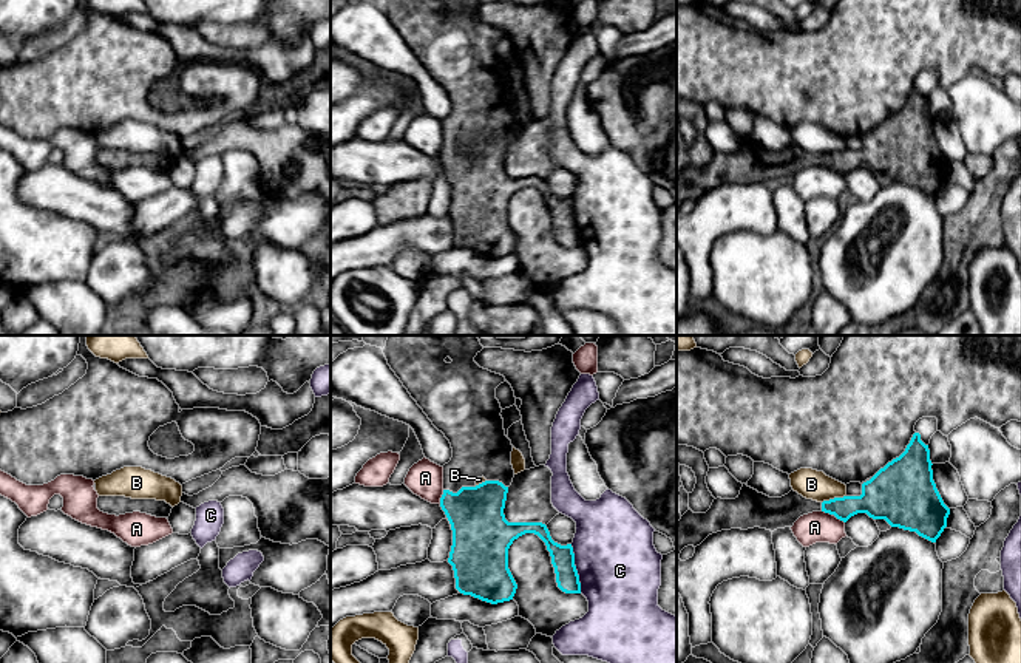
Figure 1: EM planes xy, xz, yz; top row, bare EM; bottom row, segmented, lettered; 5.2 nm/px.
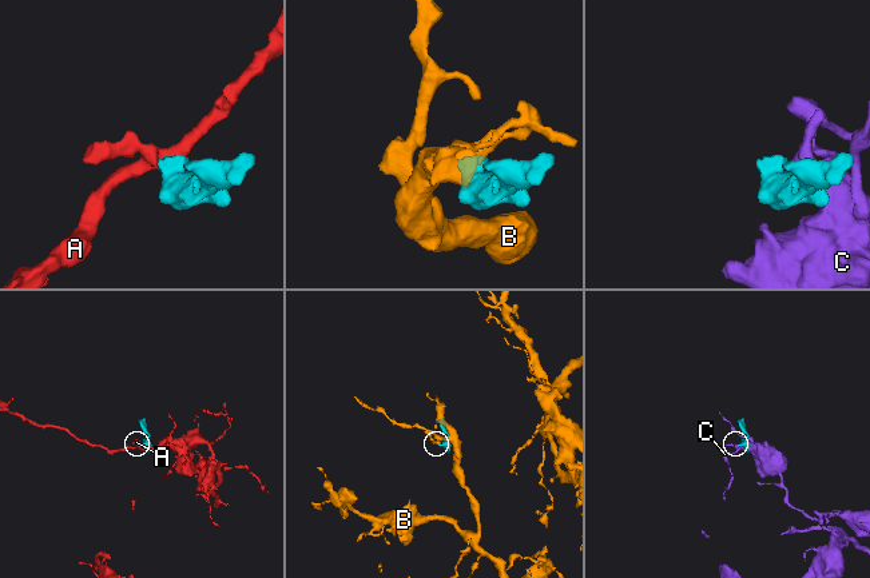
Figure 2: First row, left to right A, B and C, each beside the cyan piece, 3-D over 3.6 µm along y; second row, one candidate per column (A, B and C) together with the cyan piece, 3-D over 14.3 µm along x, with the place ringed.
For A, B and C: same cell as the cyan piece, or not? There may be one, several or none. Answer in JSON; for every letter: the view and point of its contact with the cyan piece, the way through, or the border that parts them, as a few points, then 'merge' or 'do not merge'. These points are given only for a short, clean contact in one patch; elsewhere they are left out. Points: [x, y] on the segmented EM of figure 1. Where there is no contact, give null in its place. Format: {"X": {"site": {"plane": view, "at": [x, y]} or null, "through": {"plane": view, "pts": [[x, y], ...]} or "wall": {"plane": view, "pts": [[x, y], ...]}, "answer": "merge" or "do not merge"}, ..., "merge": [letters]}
{"A": {"site": {"plane": "xz", "at": [442, 496]}, "wall": {"plane": "xz", "pts": [[444, 490], [439, 503]]}, "answer": "do not merge"}, "B": {"site": {"plane": "yz", "at": [834, 498]}, "wall": {"plane": "yz", "pts": [[845, 495], [822, 503]]}, "answer": "do not merge"}, "C": {"site": {"plane": "xz", "at": [575, 569]}, "wall": {"plane": "xz", "pts": [[570, 544], [575, 554], [575, 569], [581, 592]]}, "answer": "do not merge"}, "merge": []}

